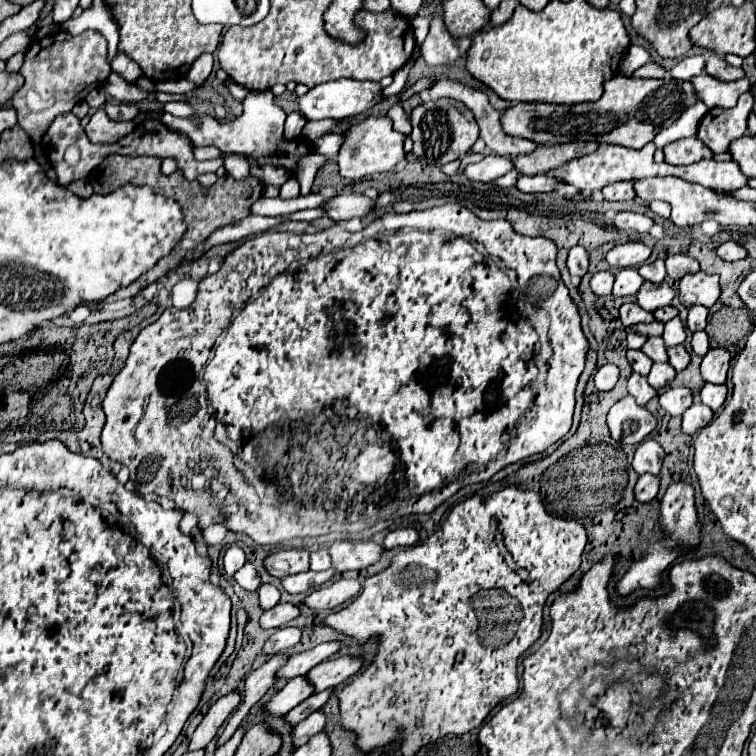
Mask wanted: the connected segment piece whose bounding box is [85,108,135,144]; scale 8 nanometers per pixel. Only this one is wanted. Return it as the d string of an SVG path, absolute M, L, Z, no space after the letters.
M99 108L99 110L95 110L89 124L85 126L85 132L91 142L111 144L111 142L117 142L119 138L123 138L125 134L129 134L133 128L135 128L133 122L115 122L105 114L103 108Z

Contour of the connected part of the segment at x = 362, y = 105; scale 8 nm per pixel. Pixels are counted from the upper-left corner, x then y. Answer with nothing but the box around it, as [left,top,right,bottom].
[295,78,381,120]

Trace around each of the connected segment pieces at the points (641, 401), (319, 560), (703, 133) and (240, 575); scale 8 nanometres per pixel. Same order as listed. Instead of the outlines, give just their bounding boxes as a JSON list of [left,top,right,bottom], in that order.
[[629,374,655,406],[311,548,331,570],[697,92,753,154],[233,562,261,592]]

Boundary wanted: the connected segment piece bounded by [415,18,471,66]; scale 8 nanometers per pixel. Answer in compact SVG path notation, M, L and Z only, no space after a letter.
M433 18L429 34L427 34L425 42L419 48L415 48L415 54L423 56L429 66L449 66L449 64L465 58L469 46L471 46L469 38L455 40L447 32L443 20Z

